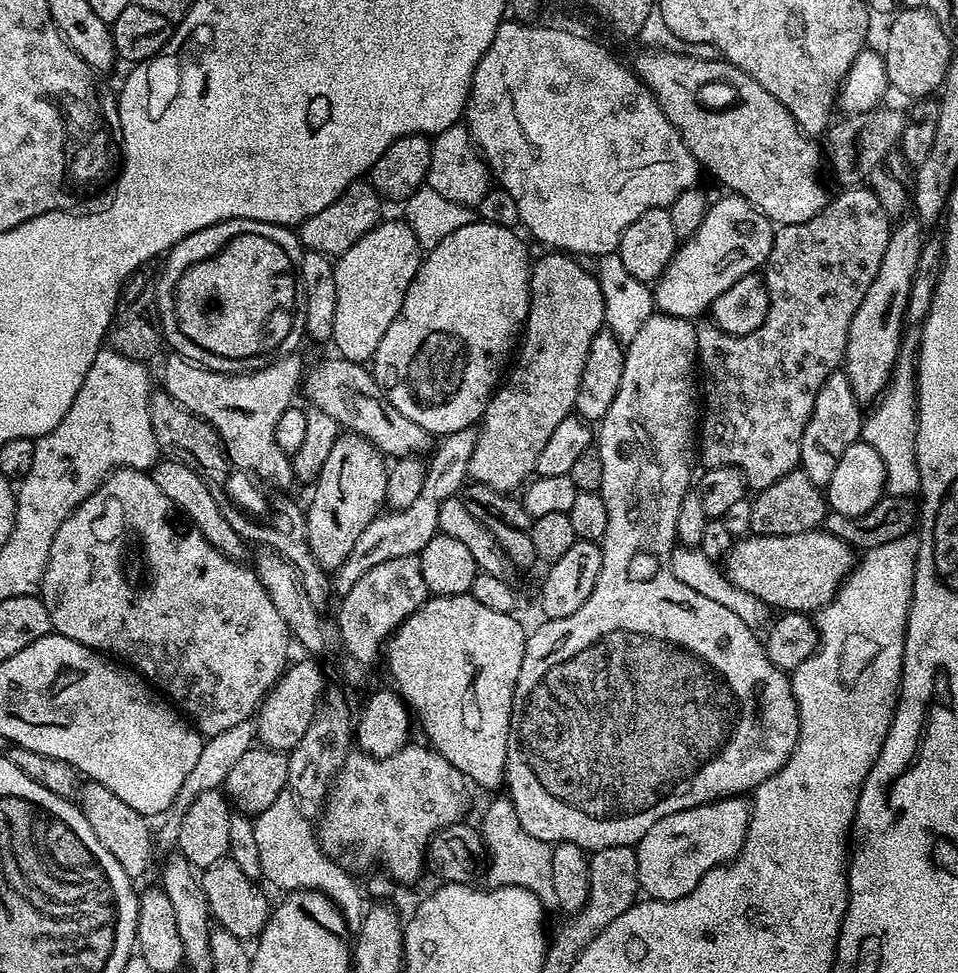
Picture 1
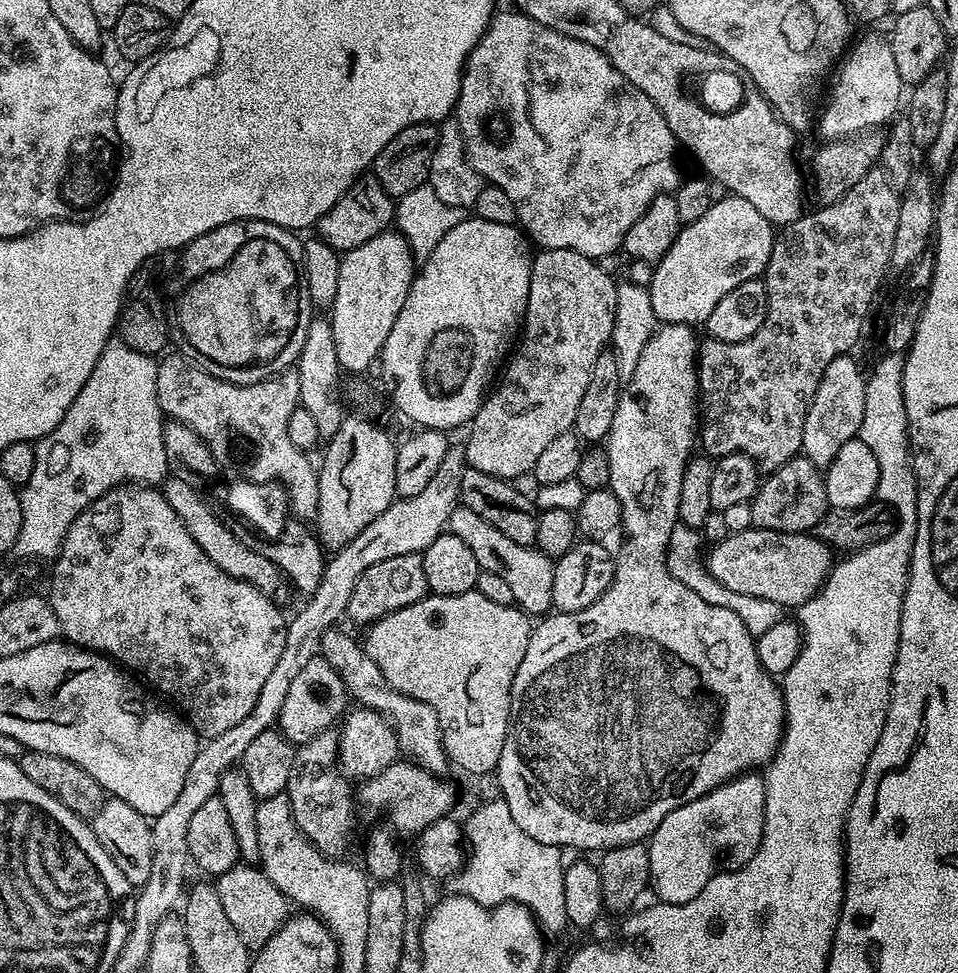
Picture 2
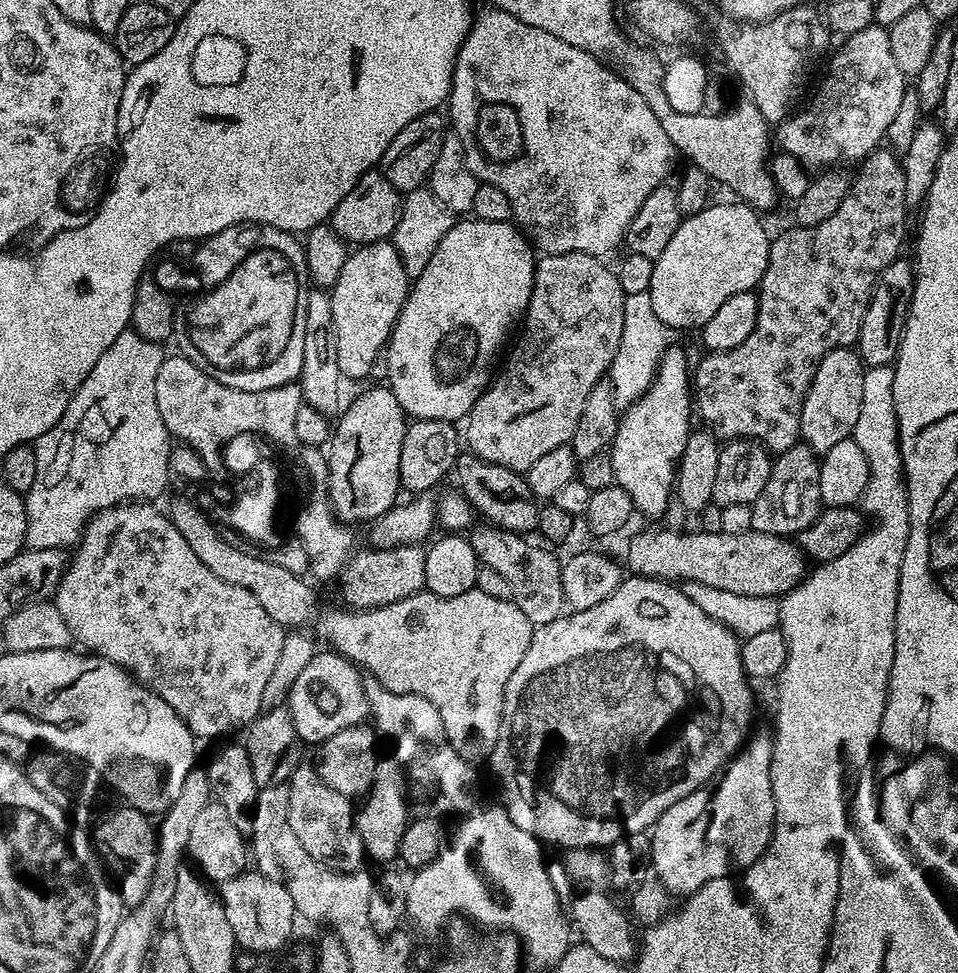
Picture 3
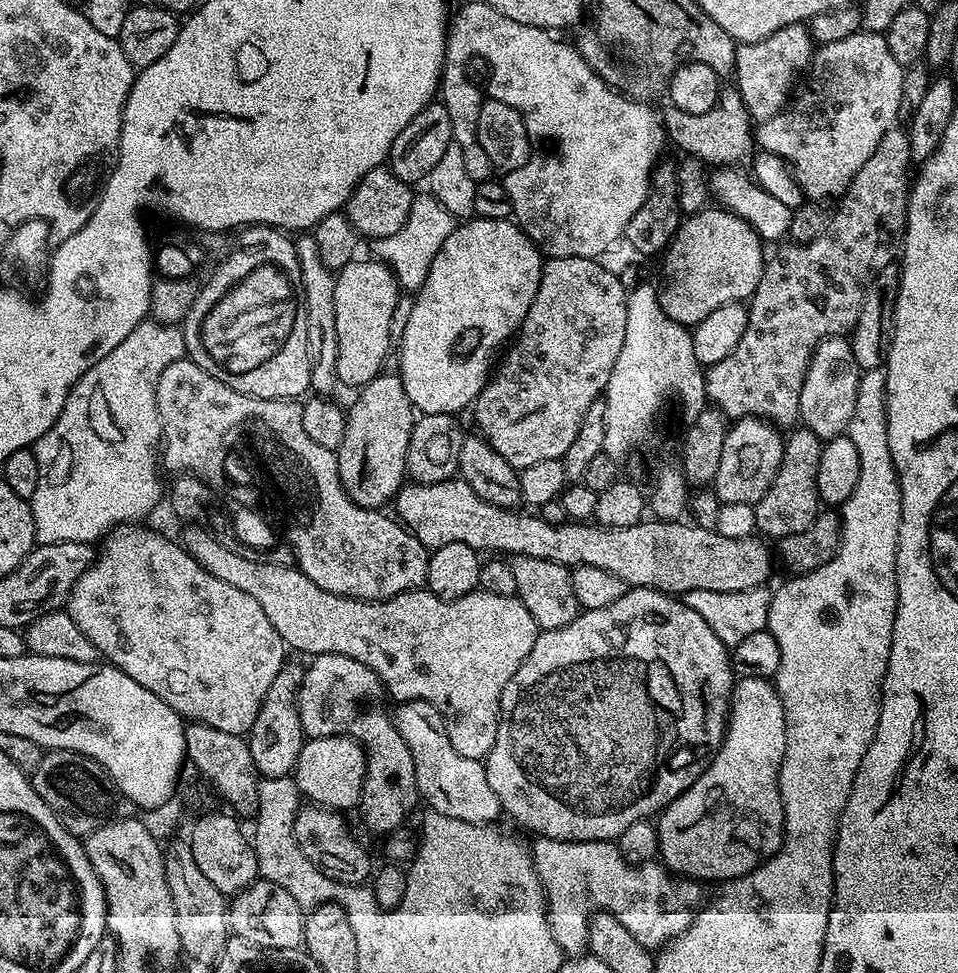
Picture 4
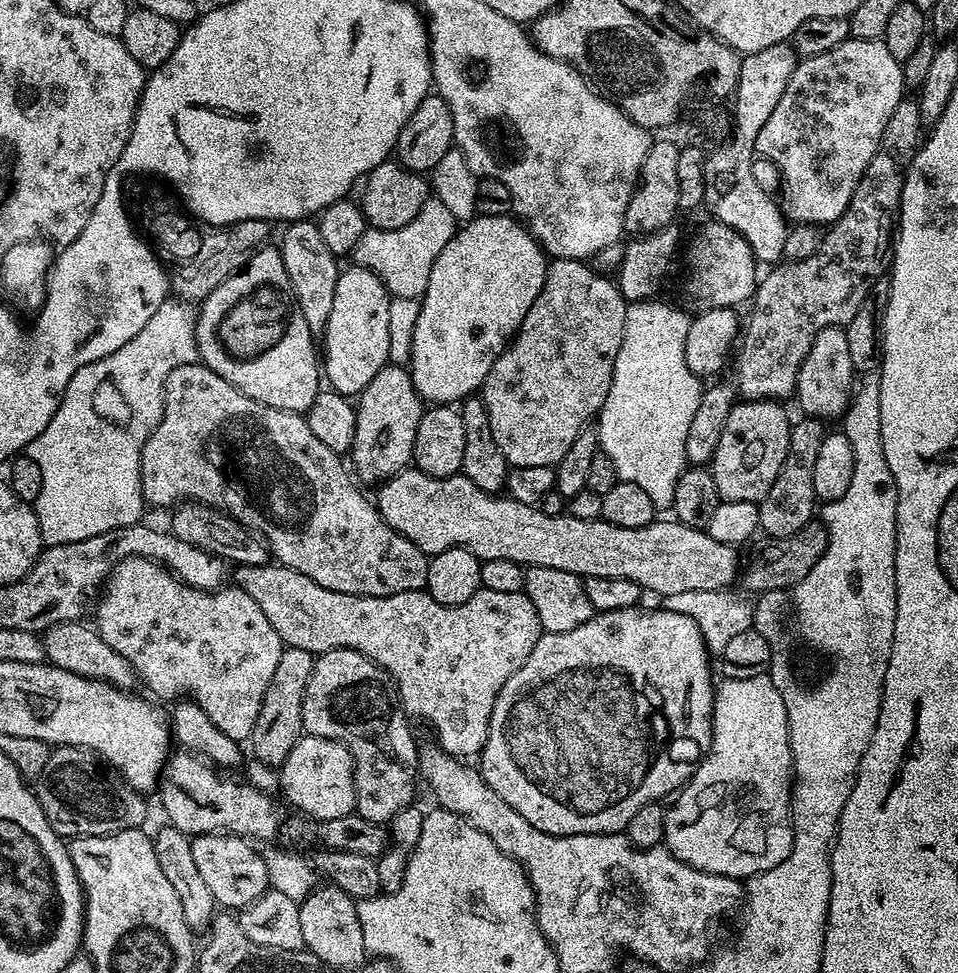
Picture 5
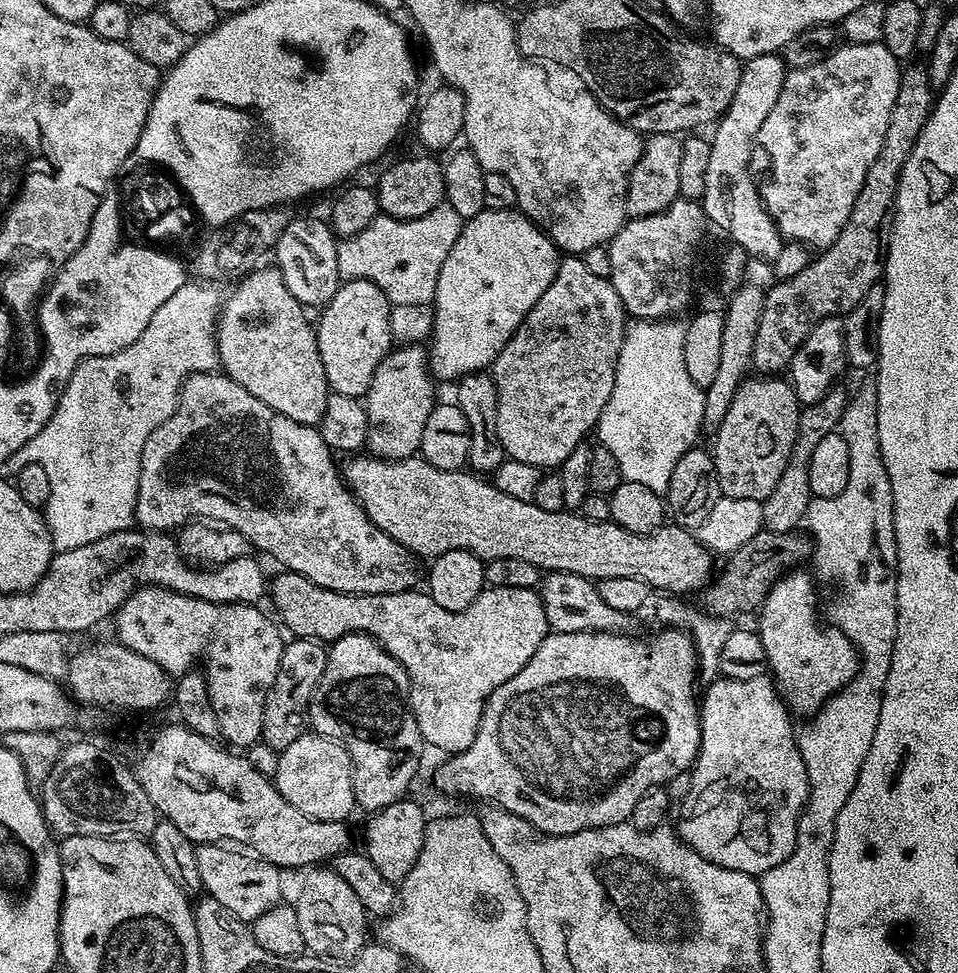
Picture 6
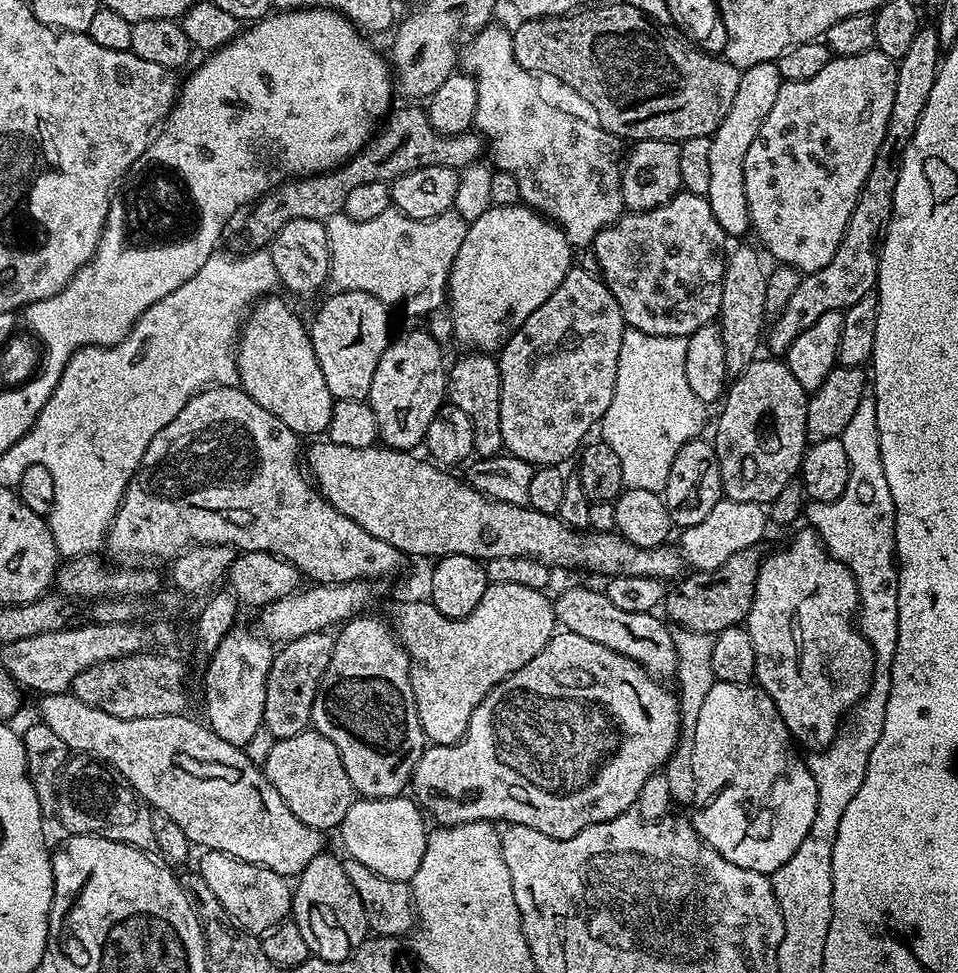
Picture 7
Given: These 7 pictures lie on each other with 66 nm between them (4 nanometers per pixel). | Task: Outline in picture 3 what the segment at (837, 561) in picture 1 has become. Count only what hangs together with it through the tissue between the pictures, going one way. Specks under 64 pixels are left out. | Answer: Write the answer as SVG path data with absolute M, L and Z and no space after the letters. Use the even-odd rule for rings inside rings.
M683 530L671 532L640 532L628 544L629 573L637 576L652 576L656 580L669 582L701 583L714 586L719 590L733 591L742 595L766 595L777 598L784 597L790 590L794 590L806 575L806 557L795 539L786 536L775 536L765 532L743 532L730 534L729 532L705 532L697 530Z

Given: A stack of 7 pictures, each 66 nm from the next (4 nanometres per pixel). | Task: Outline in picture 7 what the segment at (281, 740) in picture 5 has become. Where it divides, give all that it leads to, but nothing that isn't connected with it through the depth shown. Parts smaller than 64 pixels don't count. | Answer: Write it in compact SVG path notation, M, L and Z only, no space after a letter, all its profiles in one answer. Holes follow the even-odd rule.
M327 631L314 634L302 634L302 638L294 638L283 645L284 648L275 653L270 666L270 674L266 682L266 710L264 711L263 731L269 732L277 740L294 738L305 731L312 723L312 707L320 679L326 674L326 666L330 666L330 658L334 654L335 639Z

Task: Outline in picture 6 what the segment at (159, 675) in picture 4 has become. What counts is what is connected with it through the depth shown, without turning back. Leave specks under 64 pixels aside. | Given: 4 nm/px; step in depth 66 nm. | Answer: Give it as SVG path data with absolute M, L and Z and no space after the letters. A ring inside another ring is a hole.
M141 586L136 589L132 595L126 597L120 608L114 613L114 621L116 620L116 636L115 639L130 650L134 650L134 654L140 654L142 658L150 658L150 662L158 662L158 666L162 666L162 670L167 672L169 677L179 678L193 667L192 664L199 656L204 656L204 668L202 667L202 675L205 682L208 683L208 693L210 694L210 702L214 706L214 714L218 714L218 726L220 727L220 736L228 739L227 743L236 750L247 750L251 744L260 740L260 731L262 730L262 710L266 702L266 694L270 694L270 686L274 686L274 674L278 674L278 662L282 662L282 650L284 649L285 637L280 637L281 629L278 627L277 621L271 615L267 616L255 604L215 604L214 602L206 602L199 600L193 596L183 596L181 592L174 592L170 588L154 588L151 586Z

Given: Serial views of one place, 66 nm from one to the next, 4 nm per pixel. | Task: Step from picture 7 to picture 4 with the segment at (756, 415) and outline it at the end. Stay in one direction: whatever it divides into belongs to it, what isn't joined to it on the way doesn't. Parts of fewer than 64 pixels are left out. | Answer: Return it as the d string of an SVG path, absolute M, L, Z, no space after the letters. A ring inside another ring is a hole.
M744 416L735 421L726 434L726 442L722 442L722 462L718 462L718 474L714 481L714 491L720 503L742 502L755 506L766 490L770 490L778 474L784 441L781 429L761 417Z

